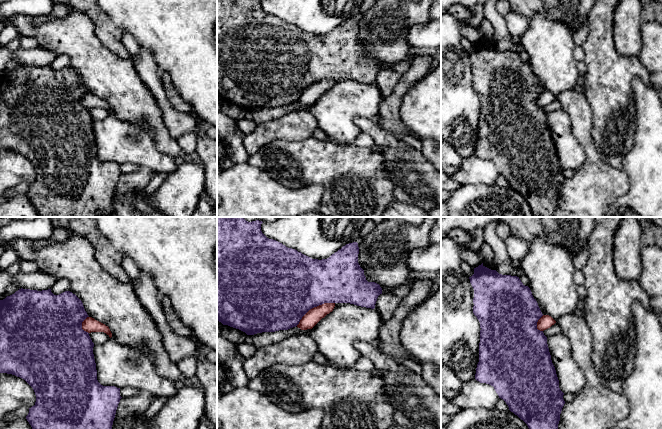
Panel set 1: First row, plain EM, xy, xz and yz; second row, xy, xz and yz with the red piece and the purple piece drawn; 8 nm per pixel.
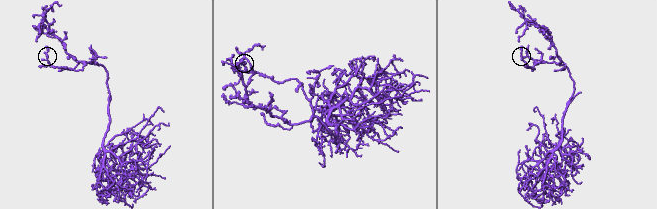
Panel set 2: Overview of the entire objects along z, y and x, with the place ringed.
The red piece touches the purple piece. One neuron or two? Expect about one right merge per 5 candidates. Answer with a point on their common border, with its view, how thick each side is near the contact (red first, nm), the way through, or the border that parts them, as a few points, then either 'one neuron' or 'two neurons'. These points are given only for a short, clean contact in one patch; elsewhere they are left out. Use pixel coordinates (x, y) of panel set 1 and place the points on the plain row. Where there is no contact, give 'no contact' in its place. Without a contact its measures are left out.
xz (314, 83) | 120/480 nm | two neurons

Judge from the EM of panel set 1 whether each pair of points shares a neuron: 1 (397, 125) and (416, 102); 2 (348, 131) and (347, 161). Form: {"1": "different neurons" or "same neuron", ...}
{"1": "different neurons", "2": "different neurons"}

